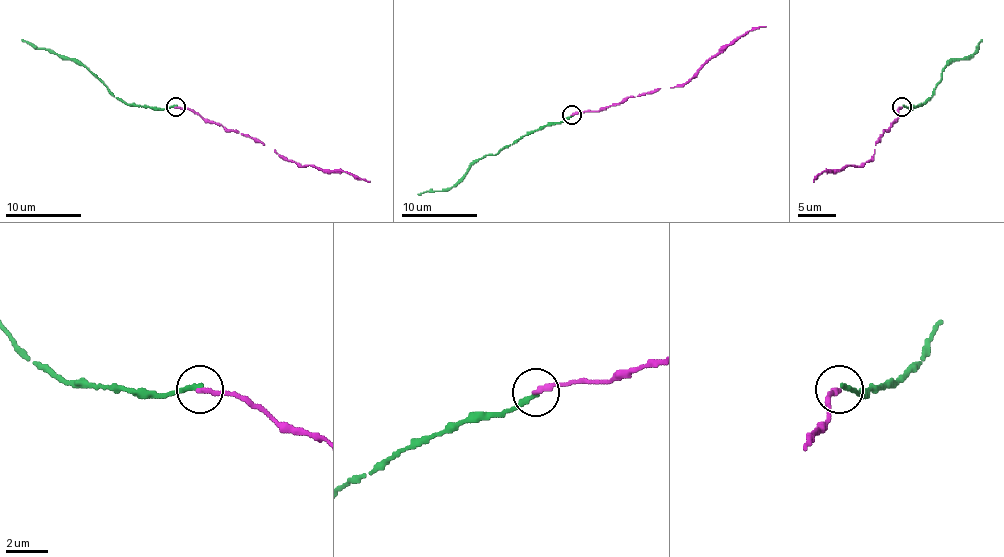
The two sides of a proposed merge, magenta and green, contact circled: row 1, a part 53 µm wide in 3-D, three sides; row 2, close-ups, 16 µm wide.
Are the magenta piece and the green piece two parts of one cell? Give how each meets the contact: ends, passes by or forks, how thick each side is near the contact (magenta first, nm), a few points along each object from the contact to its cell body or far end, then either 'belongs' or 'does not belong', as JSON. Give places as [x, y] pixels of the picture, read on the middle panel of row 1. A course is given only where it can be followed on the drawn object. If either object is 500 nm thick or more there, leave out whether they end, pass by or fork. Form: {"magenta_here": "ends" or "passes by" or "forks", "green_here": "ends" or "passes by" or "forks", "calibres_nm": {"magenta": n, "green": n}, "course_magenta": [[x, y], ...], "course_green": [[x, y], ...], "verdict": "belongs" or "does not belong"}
{"magenta_here": "ends", "green_here": "ends", "calibres_nm": {"magenta": 280, "green": 280}, "course_magenta": [[571, 115], [683, 85], [714, 56], [750, 30], [765, 26]], "course_green": [[571, 115], [525, 134], [497, 153], [484, 155], [451, 187], [417, 193]], "verdict": "belongs"}

